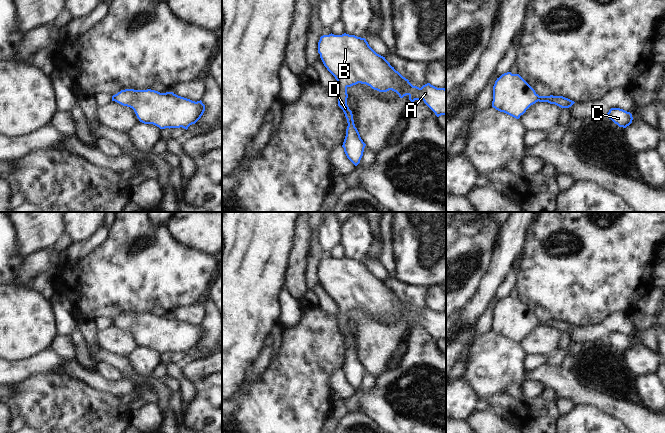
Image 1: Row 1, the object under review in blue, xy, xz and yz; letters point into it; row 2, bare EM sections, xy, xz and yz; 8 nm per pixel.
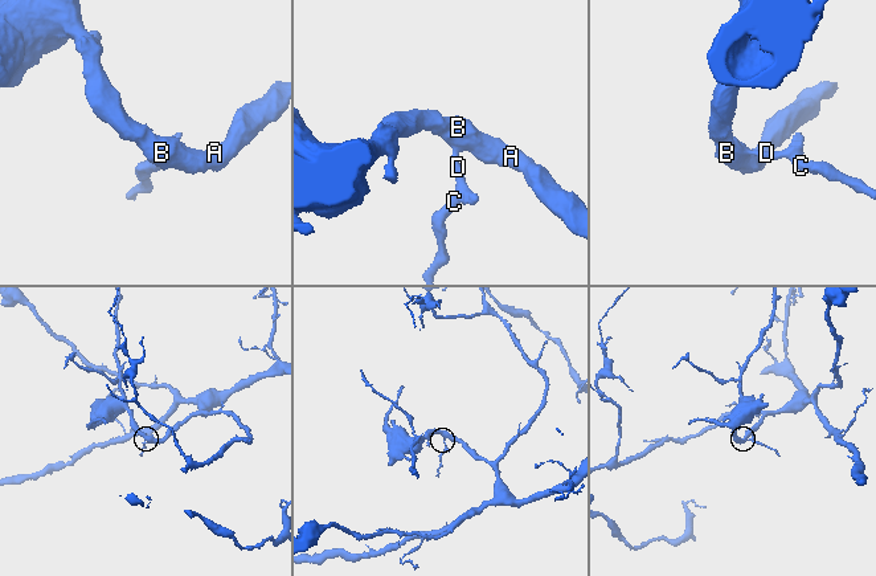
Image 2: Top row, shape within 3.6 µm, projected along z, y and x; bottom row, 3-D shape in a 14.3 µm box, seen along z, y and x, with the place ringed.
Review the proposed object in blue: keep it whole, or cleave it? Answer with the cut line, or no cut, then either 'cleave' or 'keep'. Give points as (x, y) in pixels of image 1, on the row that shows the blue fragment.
no cut; keep

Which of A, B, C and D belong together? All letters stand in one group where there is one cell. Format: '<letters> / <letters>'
A B C D

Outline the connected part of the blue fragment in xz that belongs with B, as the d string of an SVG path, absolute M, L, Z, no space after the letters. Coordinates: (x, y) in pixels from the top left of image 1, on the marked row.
M323 35L318 42L318 53L327 70L335 77L338 82L338 106L343 110L347 119L346 136L342 147L347 158L357 166L363 156L366 144L360 137L355 127L352 111L347 105L347 88L358 83L366 84L372 89L379 92L387 92L392 90L396 92L400 98L408 95L409 100L423 100L424 103L435 113L437 117L446 115L446 89L437 88L430 83L423 85L421 88L413 86L408 79L403 77L398 71L390 65L385 57L377 54L368 44L365 38L355 35Z

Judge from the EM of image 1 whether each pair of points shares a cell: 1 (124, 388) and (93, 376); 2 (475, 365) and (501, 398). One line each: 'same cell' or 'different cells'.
1: same cell
2: different cells

